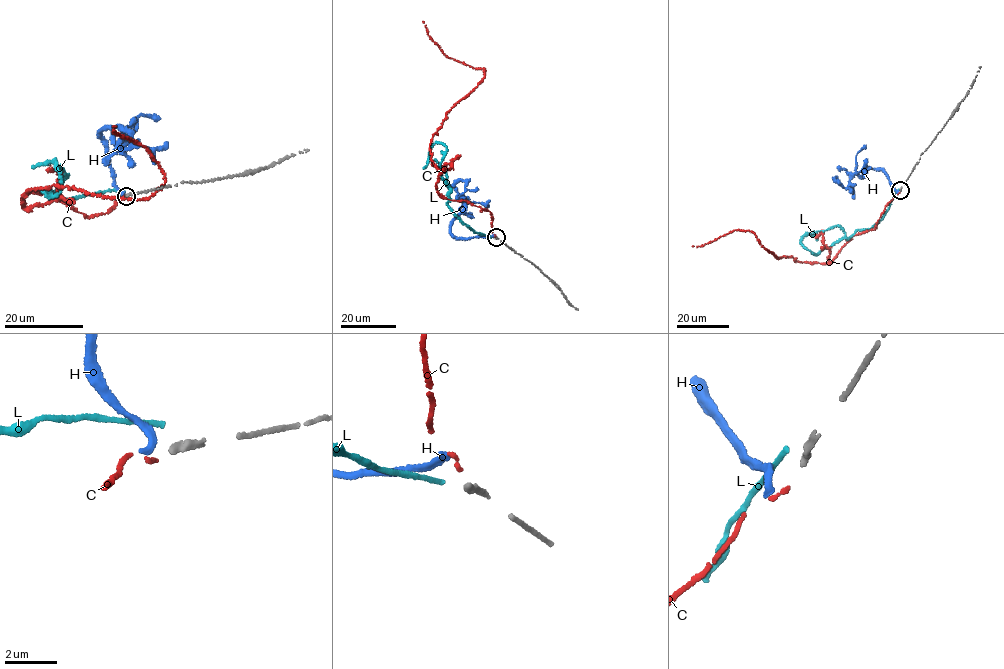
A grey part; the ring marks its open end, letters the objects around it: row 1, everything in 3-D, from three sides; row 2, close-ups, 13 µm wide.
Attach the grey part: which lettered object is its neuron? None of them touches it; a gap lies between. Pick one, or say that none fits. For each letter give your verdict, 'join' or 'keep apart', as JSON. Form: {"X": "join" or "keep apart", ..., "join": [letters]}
{"C": "join", "H": "keep apart", "L": "keep apart", "join": ["C"]}

